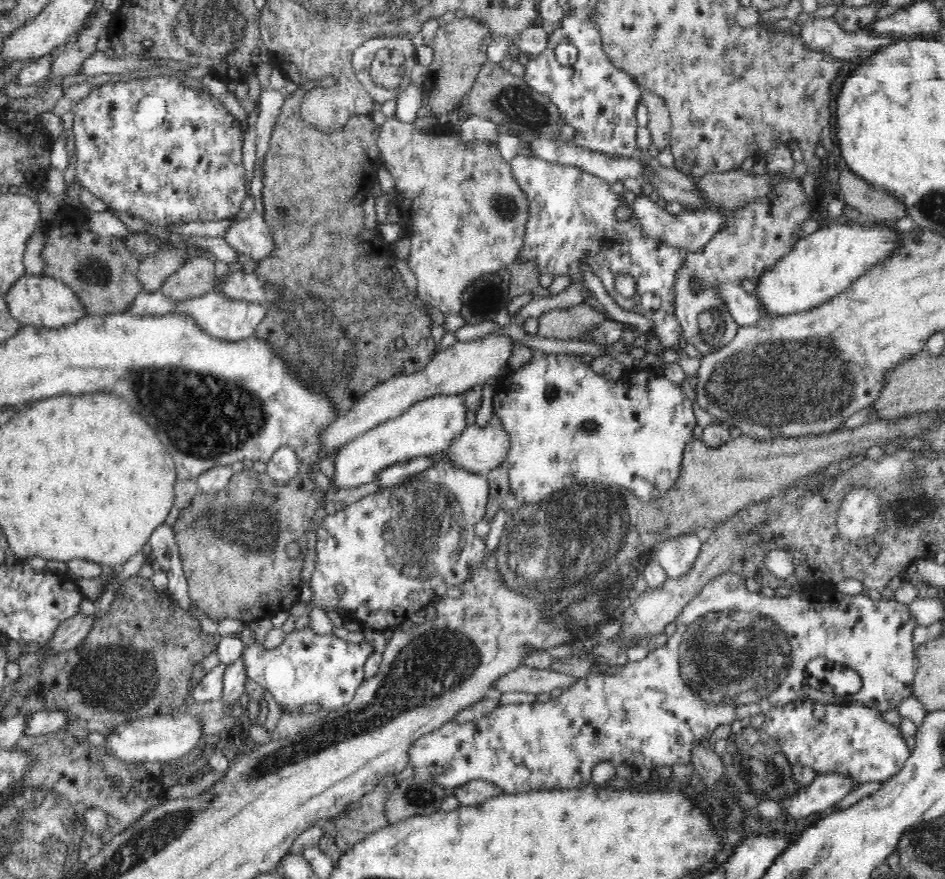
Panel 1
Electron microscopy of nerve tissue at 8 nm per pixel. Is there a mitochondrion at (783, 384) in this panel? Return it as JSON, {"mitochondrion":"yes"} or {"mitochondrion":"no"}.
{"mitochondrion":"yes"}

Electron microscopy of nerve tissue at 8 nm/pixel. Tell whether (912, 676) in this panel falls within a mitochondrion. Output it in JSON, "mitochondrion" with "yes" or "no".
{"mitochondrion":"no"}

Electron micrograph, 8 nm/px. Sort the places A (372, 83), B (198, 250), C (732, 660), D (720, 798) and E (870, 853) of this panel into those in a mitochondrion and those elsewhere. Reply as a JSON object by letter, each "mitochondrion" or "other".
{"A":"other","B":"other","C":"mitochondrion","D":"mitochondrion","E":"other"}

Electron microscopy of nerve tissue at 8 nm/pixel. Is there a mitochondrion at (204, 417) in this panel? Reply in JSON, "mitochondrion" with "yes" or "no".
{"mitochondrion":"yes"}

